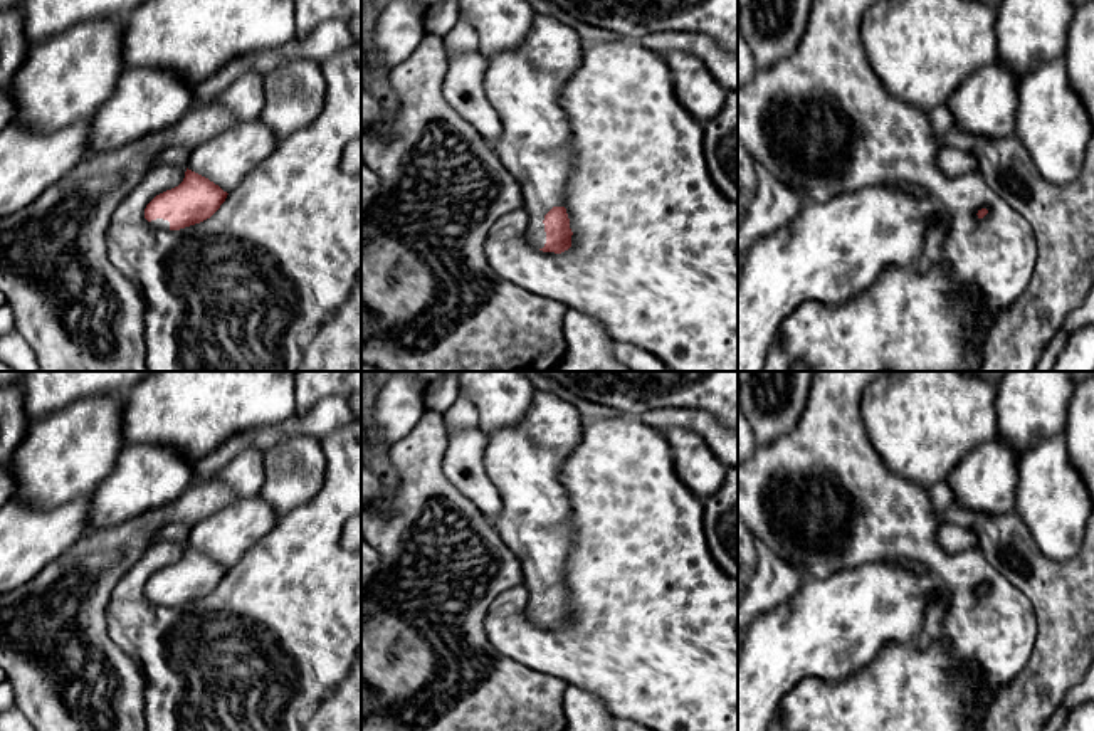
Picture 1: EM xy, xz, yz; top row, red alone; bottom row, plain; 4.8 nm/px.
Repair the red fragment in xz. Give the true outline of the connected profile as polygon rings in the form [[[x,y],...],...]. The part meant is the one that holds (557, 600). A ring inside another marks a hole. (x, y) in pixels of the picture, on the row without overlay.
[[[536,390],[524,420],[487,434],[484,450],[487,476],[501,496],[501,513],[492,524],[521,560],[523,585],[529,592],[526,617],[543,628],[561,630],[571,623],[573,608],[563,576],[573,544],[573,523],[560,472],[581,437],[583,423],[576,405],[556,393]]]

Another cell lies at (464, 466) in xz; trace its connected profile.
[[[481,429],[449,432],[444,474],[489,521],[494,521],[501,513],[501,496],[487,476],[486,445],[487,434]]]

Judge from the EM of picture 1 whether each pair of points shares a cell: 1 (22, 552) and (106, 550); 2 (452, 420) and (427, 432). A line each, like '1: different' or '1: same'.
1: different
2: different

